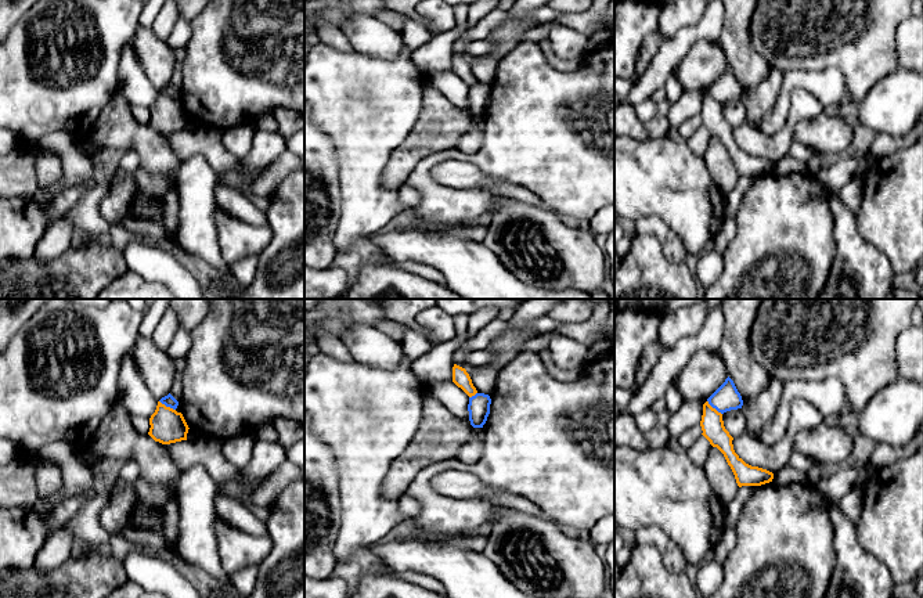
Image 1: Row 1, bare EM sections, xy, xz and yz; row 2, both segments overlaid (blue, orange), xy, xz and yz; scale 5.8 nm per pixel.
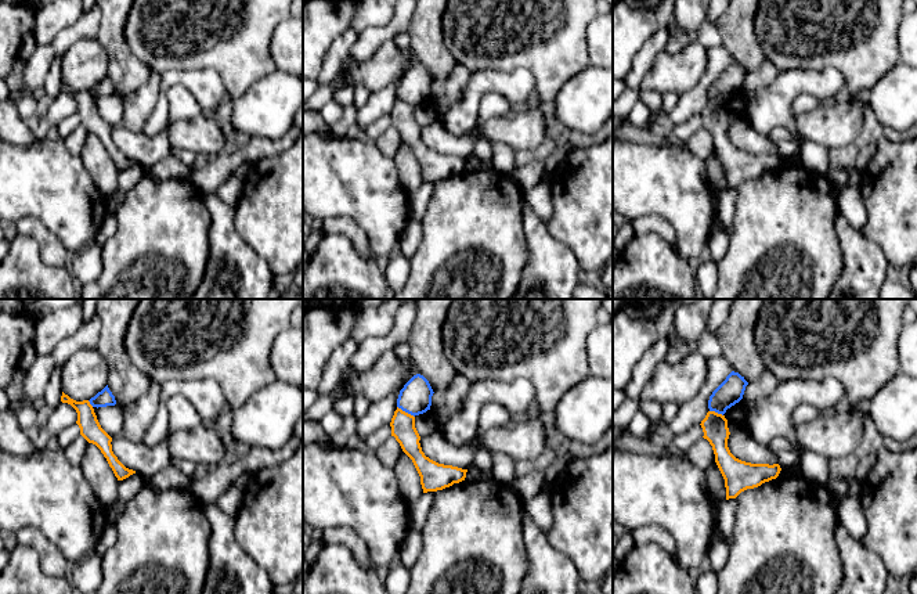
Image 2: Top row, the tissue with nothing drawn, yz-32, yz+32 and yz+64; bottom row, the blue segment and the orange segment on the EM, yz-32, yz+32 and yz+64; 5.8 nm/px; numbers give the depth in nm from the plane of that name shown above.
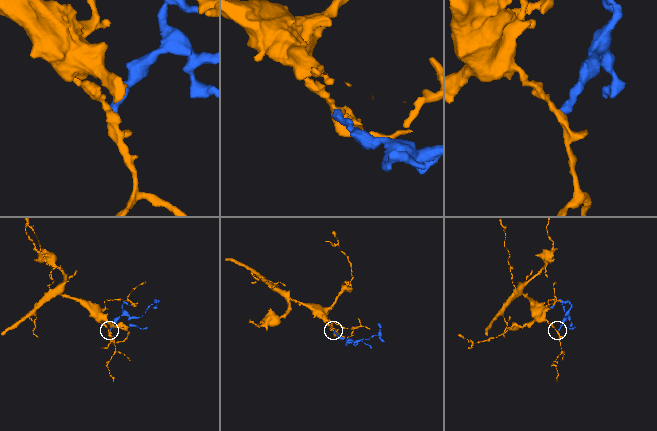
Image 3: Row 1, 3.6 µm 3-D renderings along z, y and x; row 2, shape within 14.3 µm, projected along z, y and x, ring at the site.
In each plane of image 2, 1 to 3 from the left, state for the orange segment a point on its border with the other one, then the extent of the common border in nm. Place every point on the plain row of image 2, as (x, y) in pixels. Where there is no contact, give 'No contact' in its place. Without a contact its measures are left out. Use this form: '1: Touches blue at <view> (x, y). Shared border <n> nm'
1: Touches blue at yz-32 (90, 93). Shared border 50 nm
2: Touches blue at yz+32 (405, 101). Shared border 120 nm
3: Touches blue at yz+64 (717, 101). Shared border 90 nm

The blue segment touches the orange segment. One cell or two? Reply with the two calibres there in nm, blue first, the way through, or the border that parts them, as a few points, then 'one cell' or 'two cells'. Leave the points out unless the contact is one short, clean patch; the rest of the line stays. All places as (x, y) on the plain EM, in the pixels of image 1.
70 nm thick on the blue side, 200 nm on the other; border along xy (159, 90), (175, 100); two cells

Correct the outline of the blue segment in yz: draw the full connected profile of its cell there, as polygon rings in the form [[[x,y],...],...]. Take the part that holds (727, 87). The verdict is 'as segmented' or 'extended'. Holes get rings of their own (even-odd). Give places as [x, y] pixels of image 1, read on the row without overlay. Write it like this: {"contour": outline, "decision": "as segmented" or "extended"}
{"contour": [[[728,66],[725,72],[707,89],[709,94],[724,104],[731,100],[742,98],[743,90],[733,71]]], "decision": "as segmented"}

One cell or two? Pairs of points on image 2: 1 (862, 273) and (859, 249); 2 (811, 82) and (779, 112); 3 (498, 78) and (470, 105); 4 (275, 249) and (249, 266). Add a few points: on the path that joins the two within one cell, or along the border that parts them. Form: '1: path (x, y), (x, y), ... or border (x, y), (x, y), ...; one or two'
1: path (863, 267), (863, 260), (859, 255); one
2: path (801, 82), (779, 103); one
3: path (490, 80), (472, 97); one
4: border (239, 236), (266, 262), (274, 274); two

